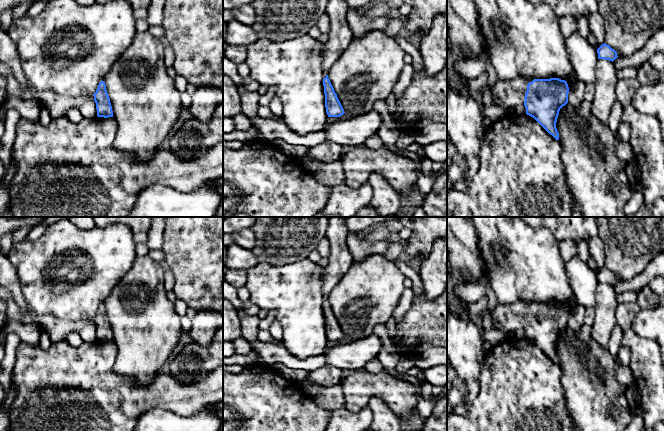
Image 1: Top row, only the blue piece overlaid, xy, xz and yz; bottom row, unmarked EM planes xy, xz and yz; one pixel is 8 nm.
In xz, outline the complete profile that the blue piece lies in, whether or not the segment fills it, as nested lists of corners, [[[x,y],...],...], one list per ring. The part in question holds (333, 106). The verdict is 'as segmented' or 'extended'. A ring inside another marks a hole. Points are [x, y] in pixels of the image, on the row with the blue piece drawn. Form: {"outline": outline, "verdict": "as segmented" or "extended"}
{"outline": [[[328,0],[326,14],[329,17],[329,32],[328,40],[324,43],[322,62],[325,107],[328,117],[340,117],[345,113],[328,78],[328,73],[353,39],[346,19],[347,11],[346,0]]], "verdict": "extended"}

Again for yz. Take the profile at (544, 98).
{"outline": [[[523,77],[511,80],[498,80],[491,87],[489,84],[482,91],[480,103],[498,105],[508,111],[515,106],[524,105],[526,114],[533,117],[550,135],[559,140],[556,122],[560,109],[568,103],[569,87],[559,78],[527,80]]], "verdict": "extended"}

